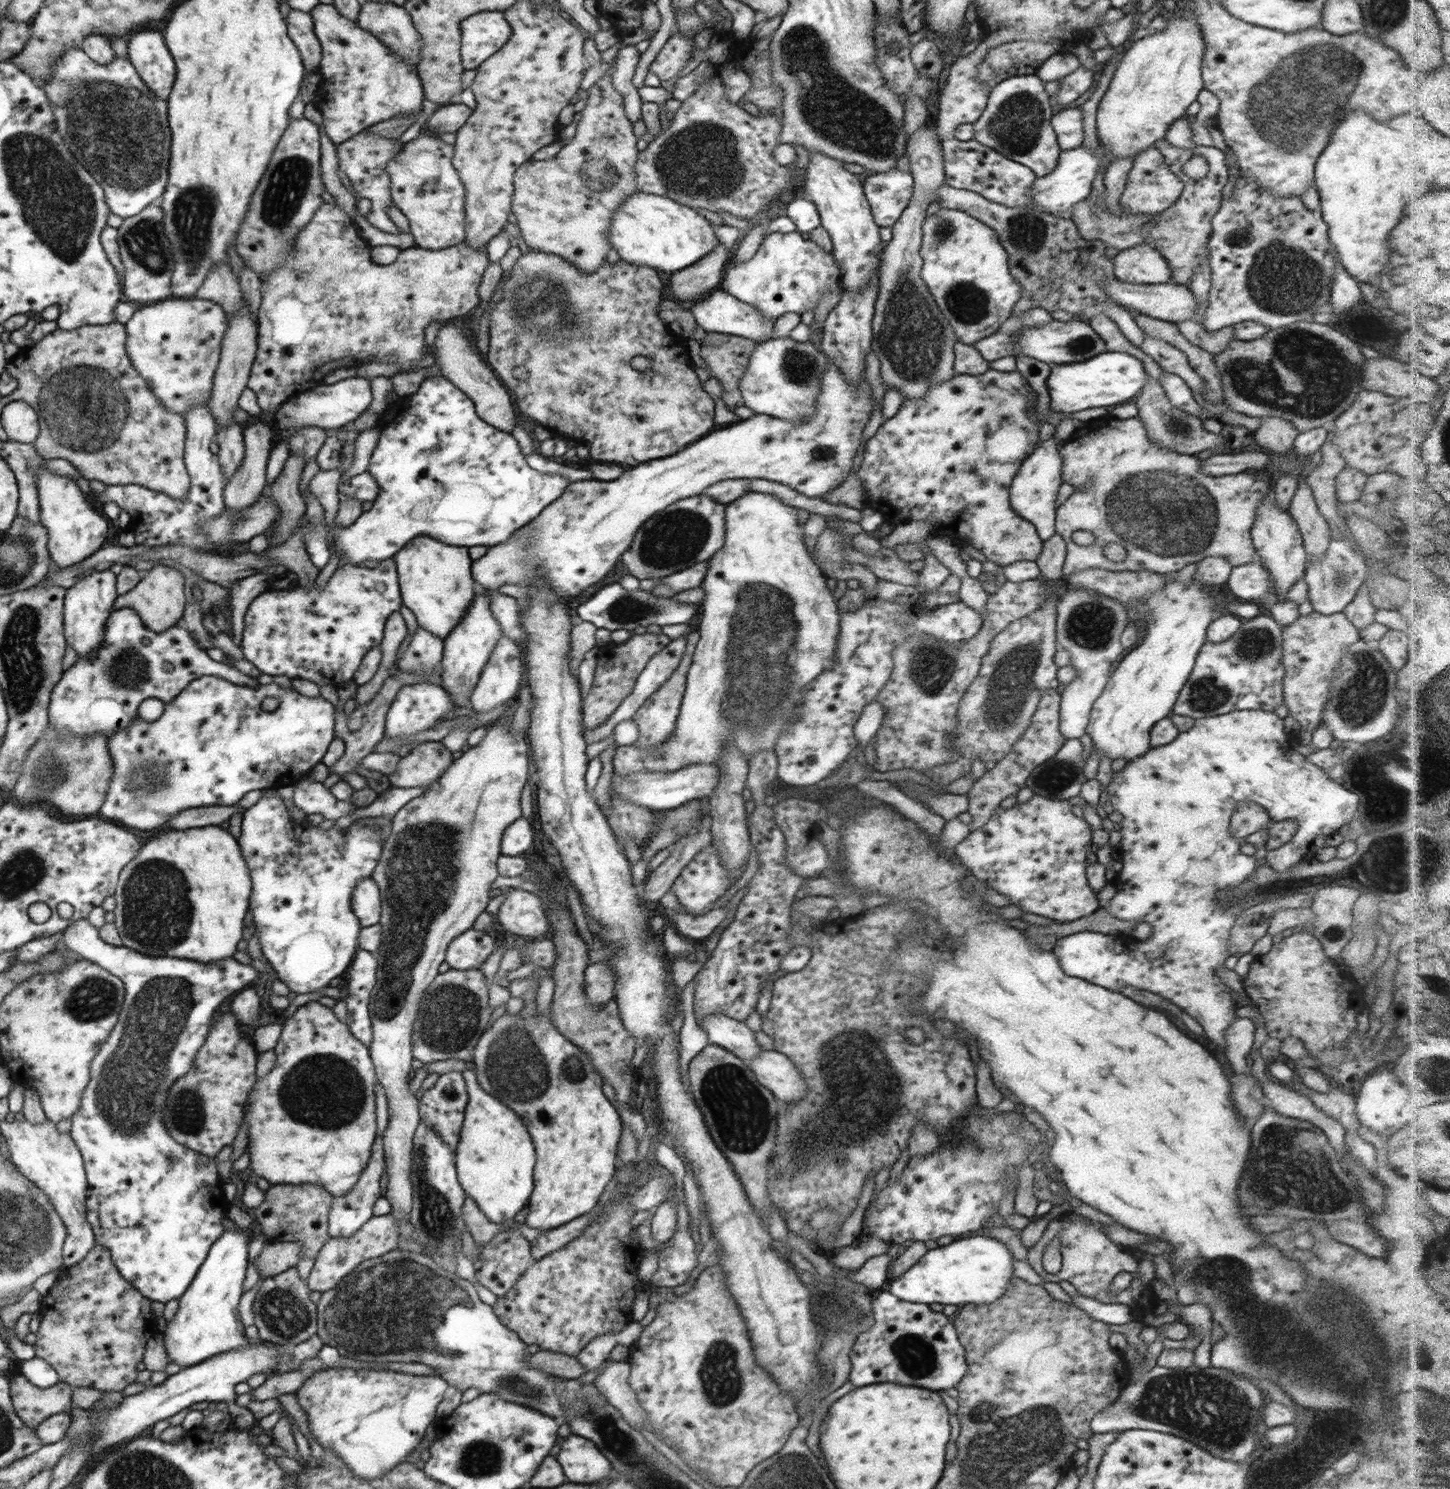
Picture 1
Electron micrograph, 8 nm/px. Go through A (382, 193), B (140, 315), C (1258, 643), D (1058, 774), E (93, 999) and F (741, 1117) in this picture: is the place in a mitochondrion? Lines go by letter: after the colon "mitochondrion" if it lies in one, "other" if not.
A: other
B: other
C: mitochondrion
D: mitochondrion
E: mitochondrion
F: mitochondrion

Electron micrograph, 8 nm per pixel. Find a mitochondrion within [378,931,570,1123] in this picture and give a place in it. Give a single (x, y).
(452, 1018)

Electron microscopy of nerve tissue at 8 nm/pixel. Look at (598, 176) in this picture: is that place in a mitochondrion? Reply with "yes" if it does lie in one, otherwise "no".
yes

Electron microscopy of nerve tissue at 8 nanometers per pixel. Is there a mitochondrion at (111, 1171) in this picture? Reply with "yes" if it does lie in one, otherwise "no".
no

